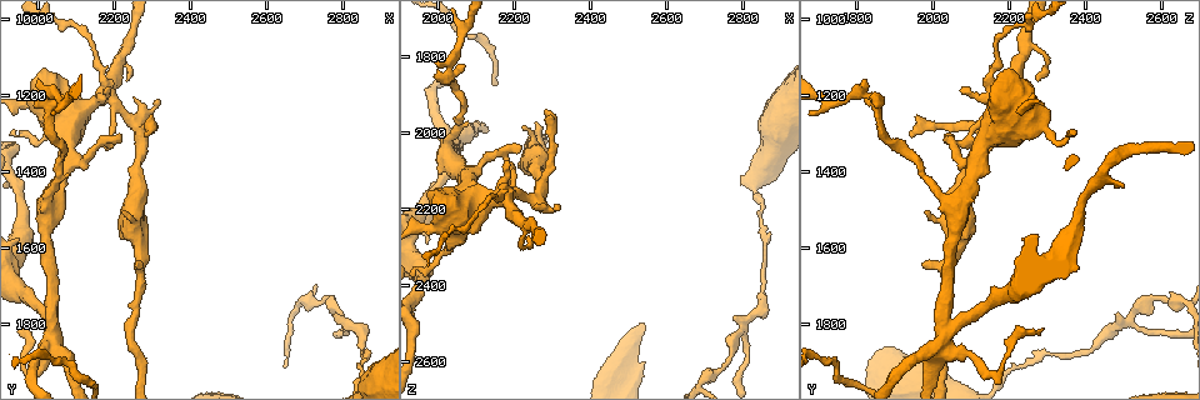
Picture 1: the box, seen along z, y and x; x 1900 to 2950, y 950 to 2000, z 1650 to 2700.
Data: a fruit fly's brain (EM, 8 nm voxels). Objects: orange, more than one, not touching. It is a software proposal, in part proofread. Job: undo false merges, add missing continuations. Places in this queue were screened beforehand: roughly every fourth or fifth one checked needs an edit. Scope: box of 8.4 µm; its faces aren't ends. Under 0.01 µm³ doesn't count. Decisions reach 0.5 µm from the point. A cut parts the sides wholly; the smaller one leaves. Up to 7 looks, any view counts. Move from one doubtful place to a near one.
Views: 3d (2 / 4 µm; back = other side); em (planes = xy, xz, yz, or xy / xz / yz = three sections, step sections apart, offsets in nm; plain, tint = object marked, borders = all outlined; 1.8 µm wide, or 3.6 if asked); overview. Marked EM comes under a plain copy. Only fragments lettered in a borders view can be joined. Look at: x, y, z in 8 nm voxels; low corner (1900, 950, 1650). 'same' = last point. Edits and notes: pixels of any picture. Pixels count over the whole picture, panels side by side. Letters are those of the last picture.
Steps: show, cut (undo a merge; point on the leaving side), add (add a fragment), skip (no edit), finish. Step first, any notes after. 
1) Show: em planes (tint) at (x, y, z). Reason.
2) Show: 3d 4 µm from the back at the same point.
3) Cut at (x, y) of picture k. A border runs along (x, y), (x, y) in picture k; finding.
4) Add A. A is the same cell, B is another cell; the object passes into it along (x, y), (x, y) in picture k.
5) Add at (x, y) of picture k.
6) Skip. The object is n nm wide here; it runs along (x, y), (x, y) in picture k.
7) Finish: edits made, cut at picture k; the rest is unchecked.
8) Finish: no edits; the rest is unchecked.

Show: em planes (borders) at (2805, 1795, 2480). Thick turns thin.

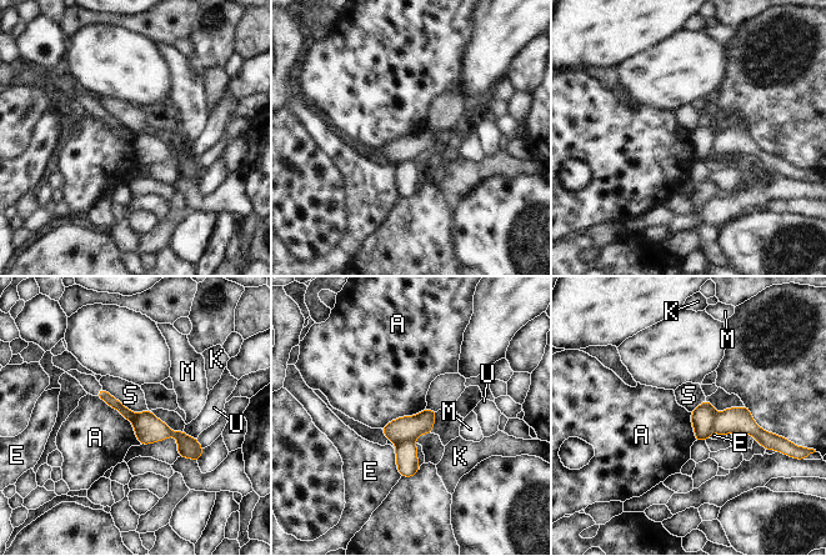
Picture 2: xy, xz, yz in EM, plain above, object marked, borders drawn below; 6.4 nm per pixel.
Cut at (739, 420) of picture 2. A, E, K, M, S and U are other cells; a border runs along (716, 412), (712, 431) in picture 2; a second cell is stuck on.

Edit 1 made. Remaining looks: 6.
Show: 3d 2 µm at (2845, 1950, 2180). Sudden change in width.

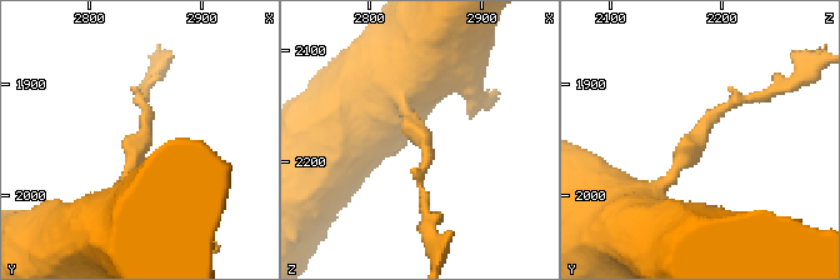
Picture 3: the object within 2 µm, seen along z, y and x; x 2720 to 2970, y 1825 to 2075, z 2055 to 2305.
Show: em xz step 16 (tint) at (2844, 1944, 2180). Need the tissue.

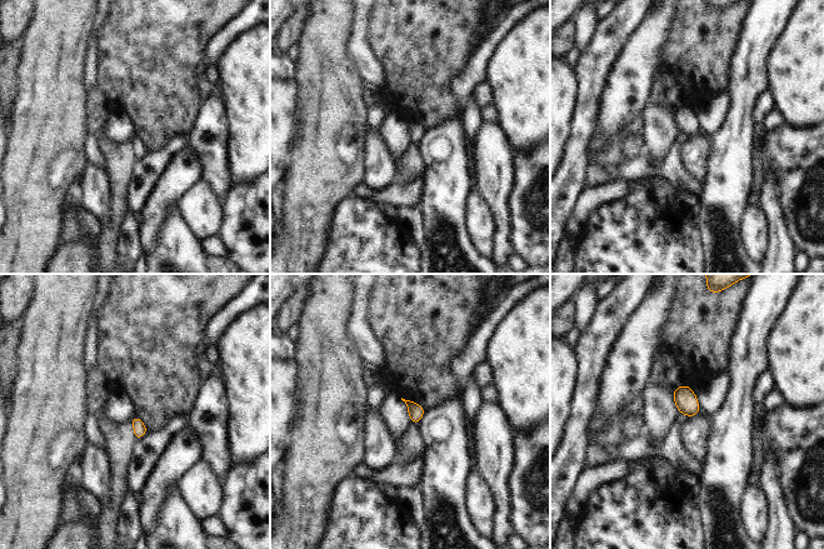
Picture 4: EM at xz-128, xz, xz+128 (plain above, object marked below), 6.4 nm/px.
Show: em planes (borders) at the same point. Another direction.

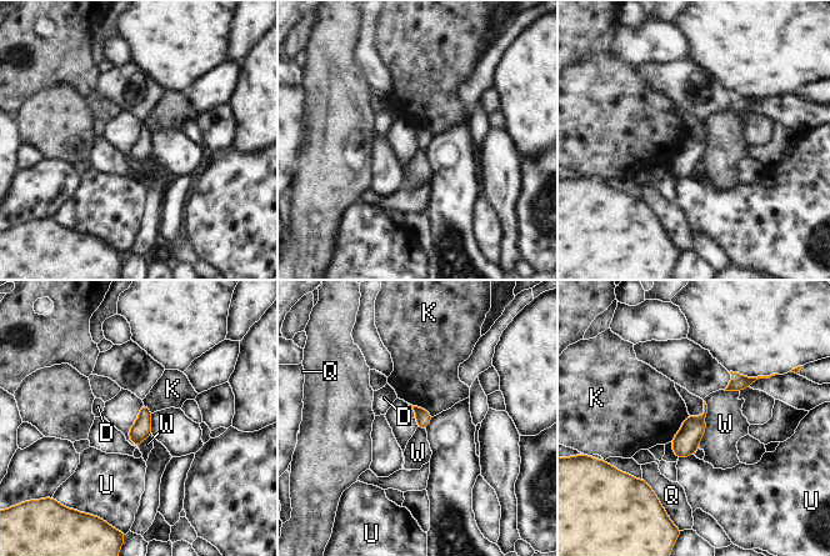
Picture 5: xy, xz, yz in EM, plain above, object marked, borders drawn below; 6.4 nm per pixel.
Skip. D, K, Q, U and W are other cells; a border runs along (704, 400), (705, 432), (698, 447) in picture 5; one cell here.

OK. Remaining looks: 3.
Show: overview. Redraw.

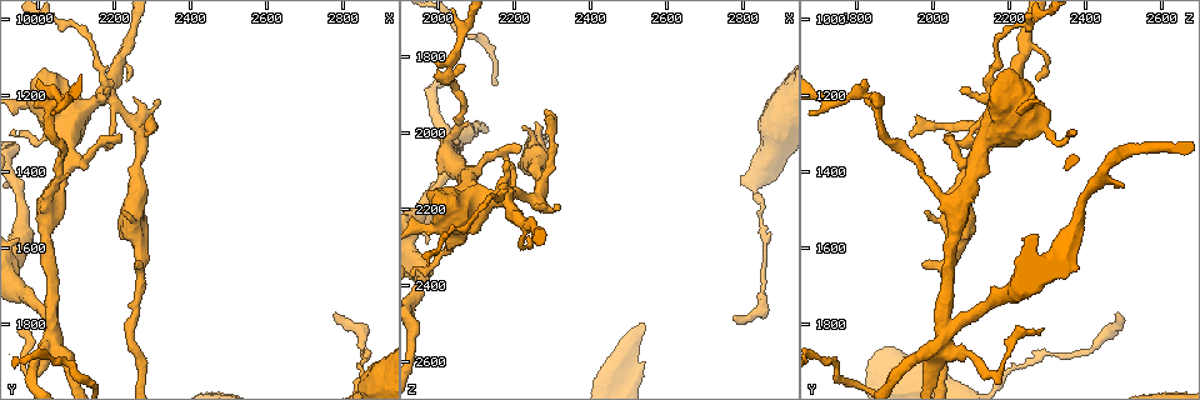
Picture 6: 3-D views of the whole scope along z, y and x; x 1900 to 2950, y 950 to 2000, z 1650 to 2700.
Show: em planes (borders) at (2045, 1855, 2030).

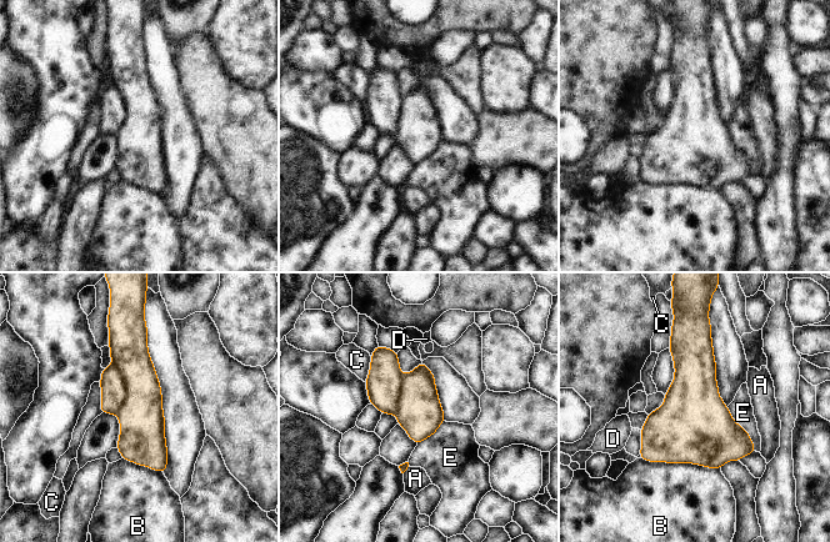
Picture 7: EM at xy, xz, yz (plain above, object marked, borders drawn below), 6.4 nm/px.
Cut at (114, 389) of picture 7. A, B, C, D and E are other cells; two cells meet here.

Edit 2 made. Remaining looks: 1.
Finish: edits made, cut at picture 2, cut at picture 7; the rest is unchecked.

